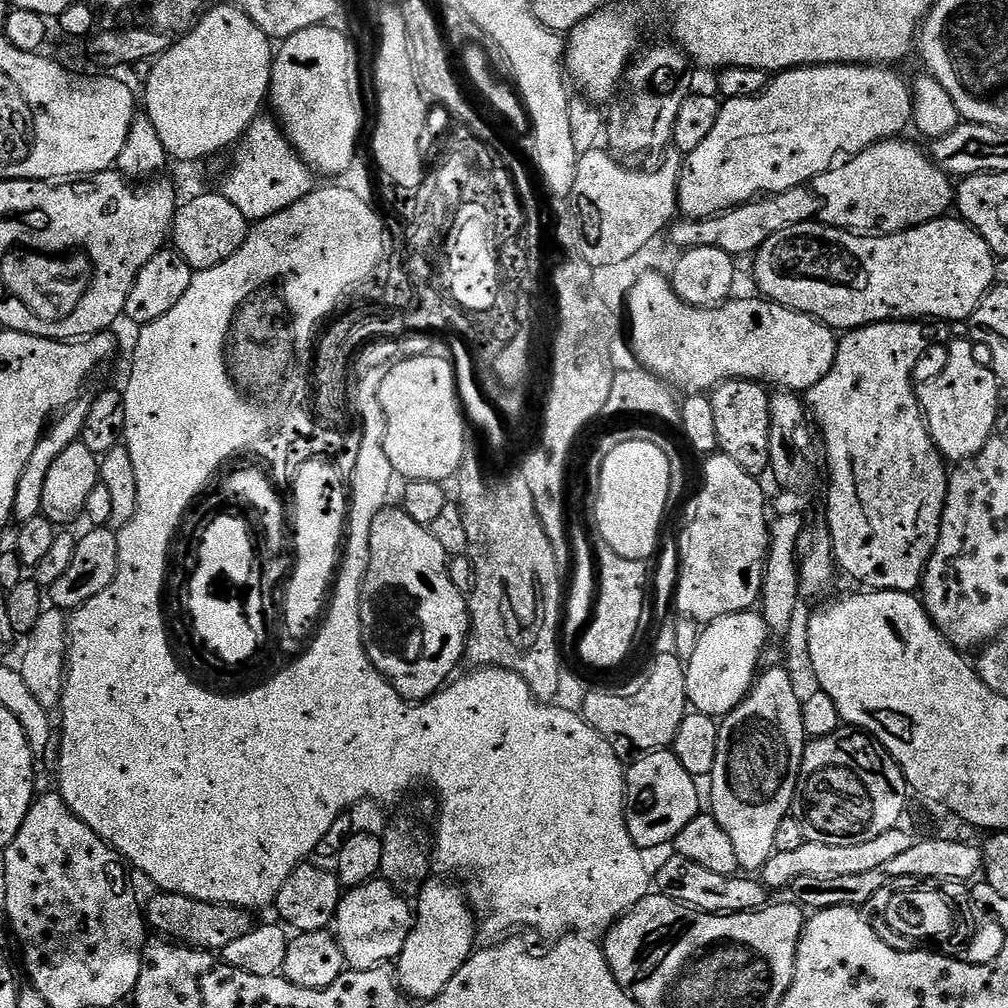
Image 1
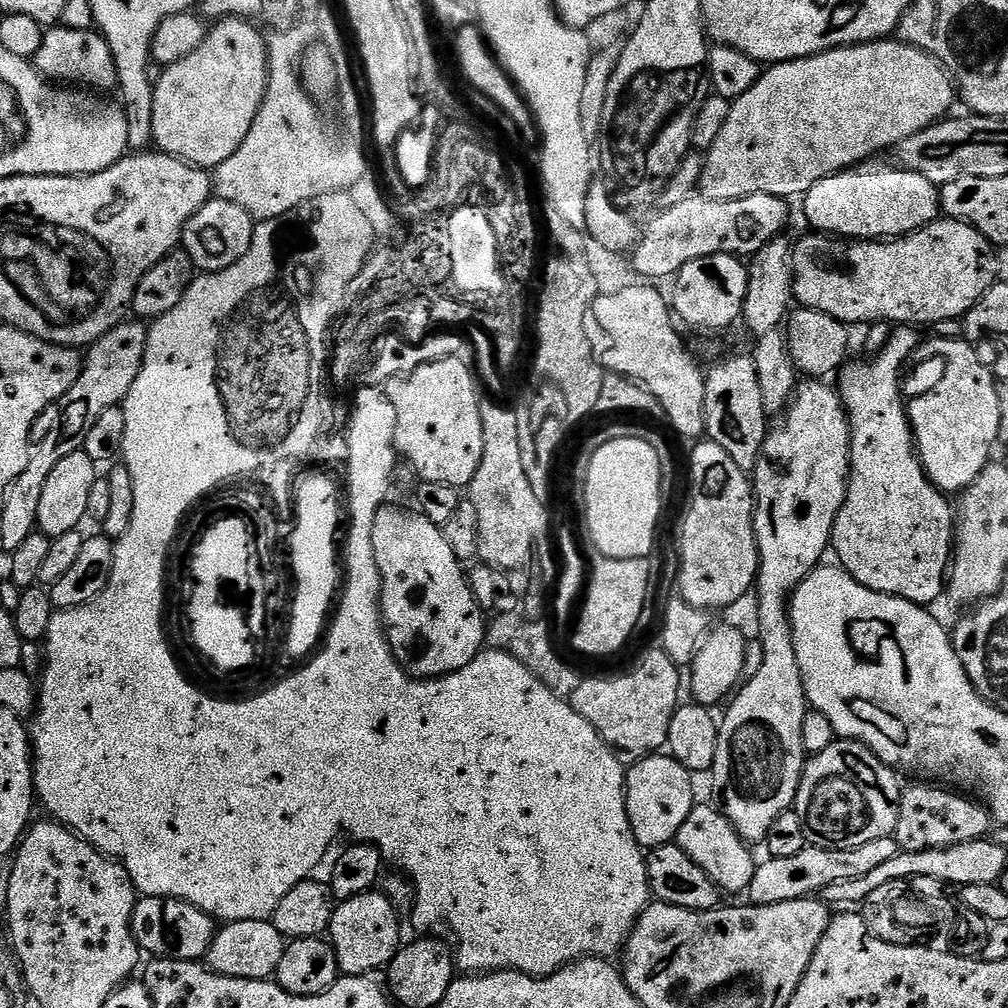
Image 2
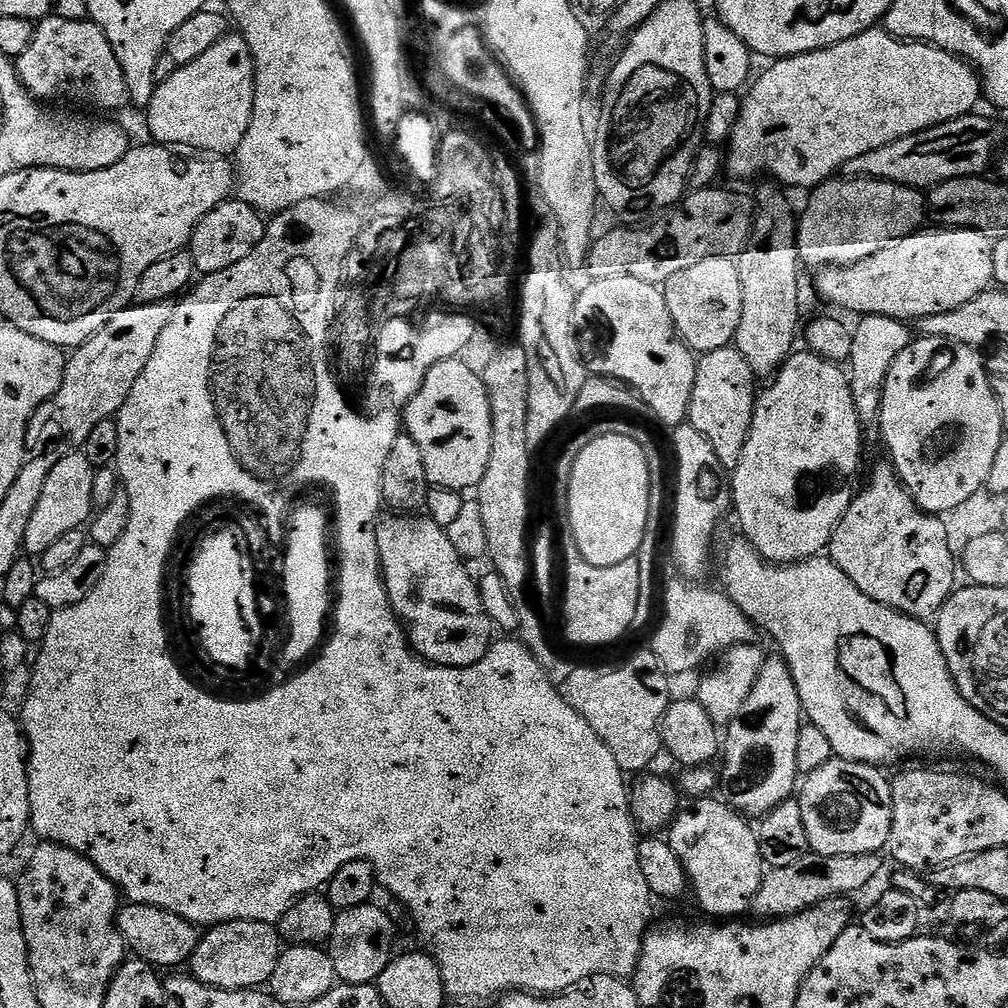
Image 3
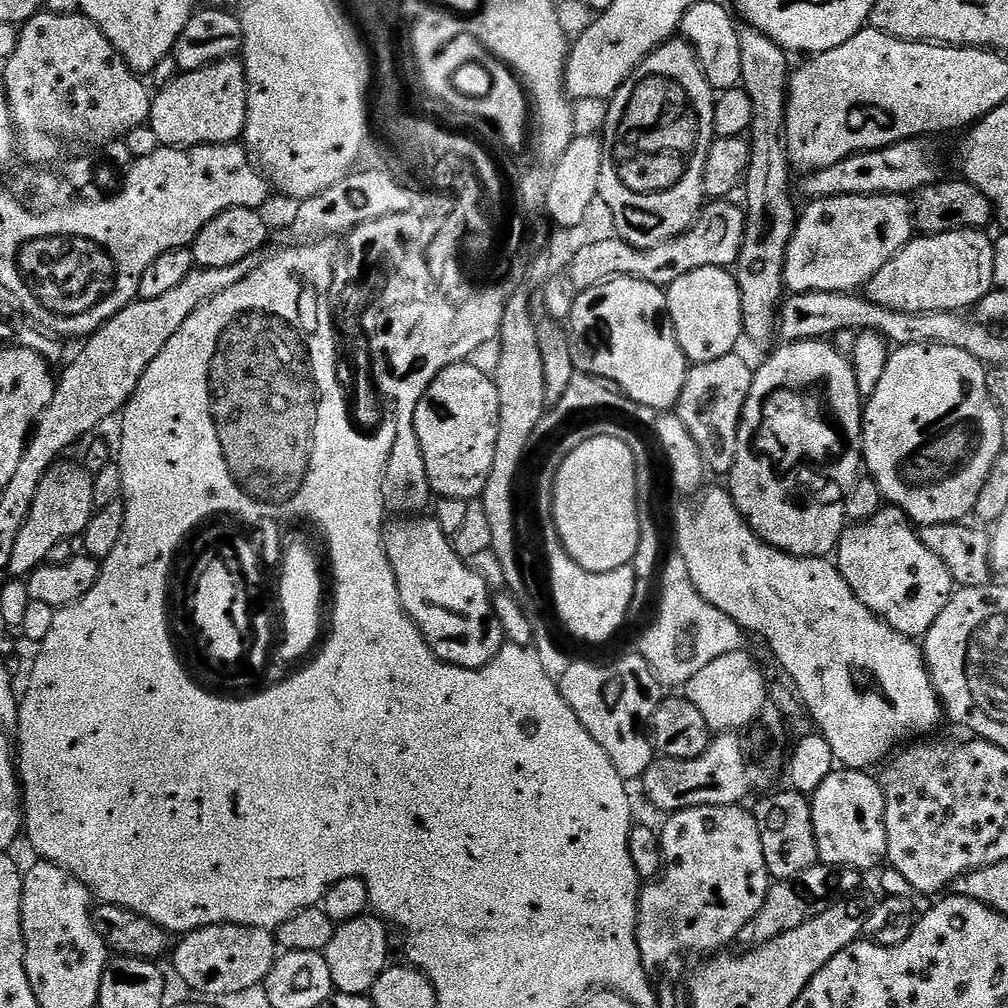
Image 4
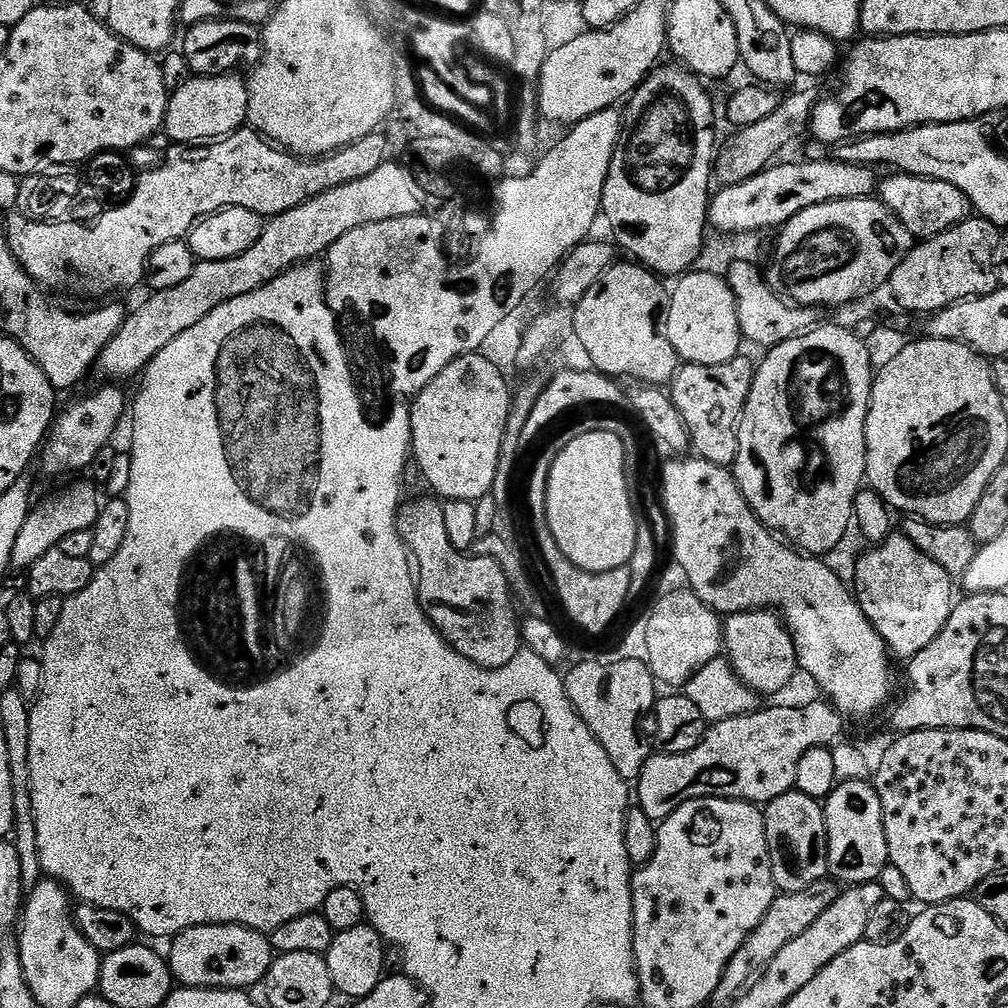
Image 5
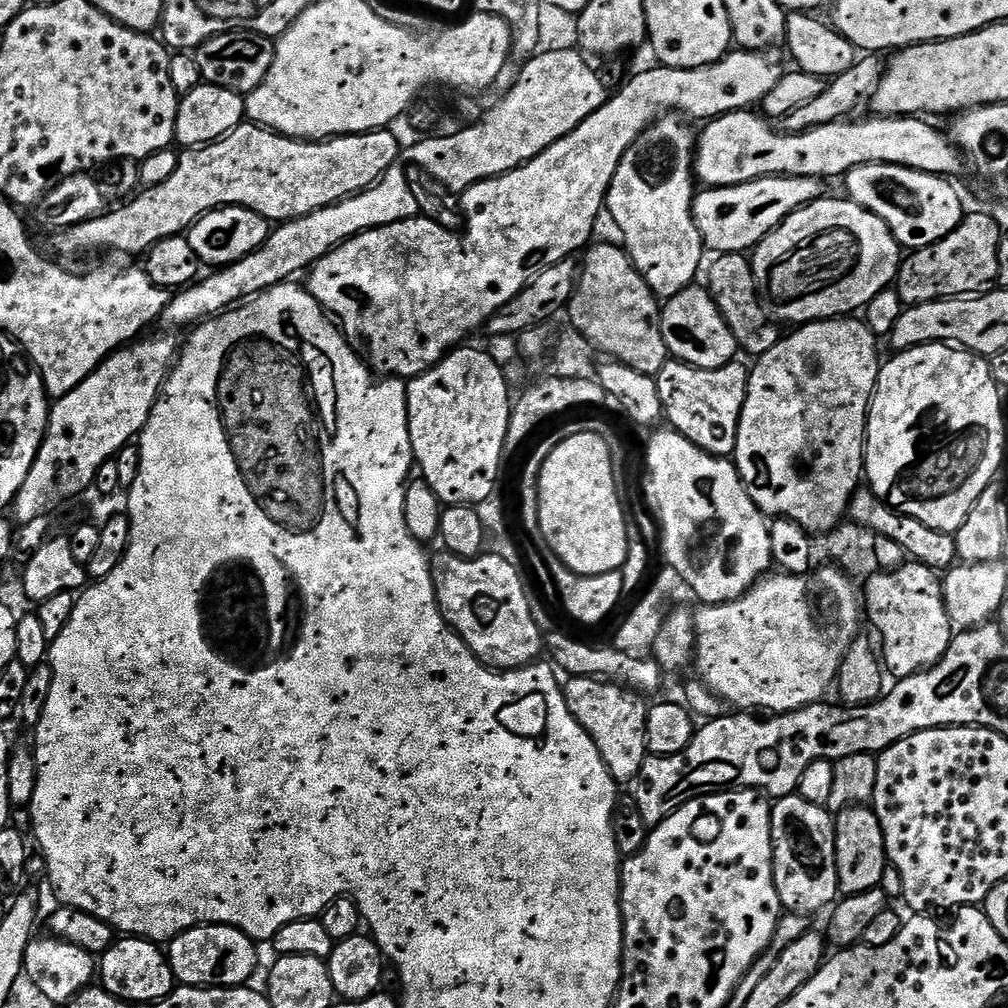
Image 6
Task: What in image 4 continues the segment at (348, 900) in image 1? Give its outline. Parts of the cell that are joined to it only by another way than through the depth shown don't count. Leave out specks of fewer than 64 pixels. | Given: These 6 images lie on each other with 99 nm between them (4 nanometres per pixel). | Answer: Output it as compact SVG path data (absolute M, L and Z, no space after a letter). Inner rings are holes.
M365 914L350 922L339 925L330 938L330 946L324 949L324 957L330 966L332 987L341 996L363 996L371 993L374 982L389 967L388 960L389 925L375 914Z

